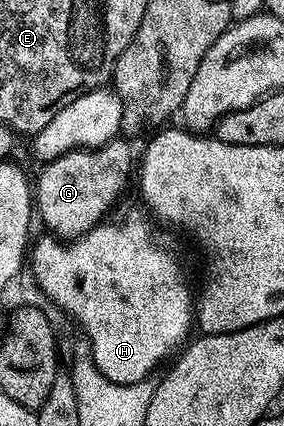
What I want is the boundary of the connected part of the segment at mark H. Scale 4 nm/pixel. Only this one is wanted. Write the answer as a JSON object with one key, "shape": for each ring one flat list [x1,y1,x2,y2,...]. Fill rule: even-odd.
{"shape":[[132,221,129,225,108,225,101,223,95,229,91,229,84,237,79,237,73,242,65,243,51,235,44,235,40,243,33,246,30,255,30,271,36,276,38,284,48,298,62,309,69,318,74,317,84,328,84,333,88,336,88,341,92,344,90,356,92,361,104,375,119,385,133,385,138,381,145,380,149,376,148,372,155,367,159,361,164,360,180,344,184,336,188,333,188,328,194,325,194,293,188,290,188,285,184,282,184,277,180,274,180,269,176,266,176,261,164,249,159,249,152,242,152,237,148,234,148,229,140,221]]}

